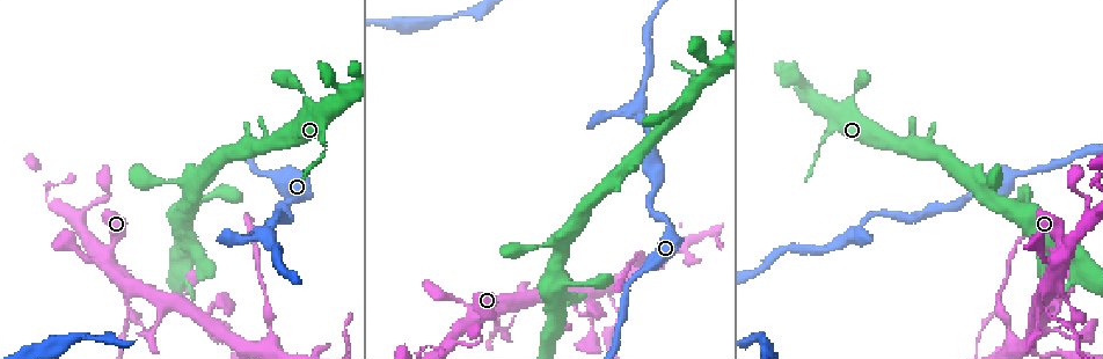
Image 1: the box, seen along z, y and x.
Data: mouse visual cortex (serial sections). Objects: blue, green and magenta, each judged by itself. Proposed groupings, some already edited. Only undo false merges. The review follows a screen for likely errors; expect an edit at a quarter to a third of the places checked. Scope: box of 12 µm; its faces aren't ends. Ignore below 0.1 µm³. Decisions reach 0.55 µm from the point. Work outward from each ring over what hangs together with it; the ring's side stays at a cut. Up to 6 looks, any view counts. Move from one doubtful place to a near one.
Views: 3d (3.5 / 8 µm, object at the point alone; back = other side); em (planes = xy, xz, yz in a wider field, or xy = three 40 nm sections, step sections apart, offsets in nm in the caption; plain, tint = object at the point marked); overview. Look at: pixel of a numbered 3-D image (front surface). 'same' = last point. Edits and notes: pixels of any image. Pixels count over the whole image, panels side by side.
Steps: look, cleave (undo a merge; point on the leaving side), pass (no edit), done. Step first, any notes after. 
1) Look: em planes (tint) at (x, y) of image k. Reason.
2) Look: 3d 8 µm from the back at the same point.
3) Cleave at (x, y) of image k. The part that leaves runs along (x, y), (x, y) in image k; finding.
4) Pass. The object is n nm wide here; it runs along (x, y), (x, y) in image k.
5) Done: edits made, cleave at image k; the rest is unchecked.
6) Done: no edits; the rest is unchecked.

Look: 3d 3.5 µm at (131, 288) of image 1. A fork.

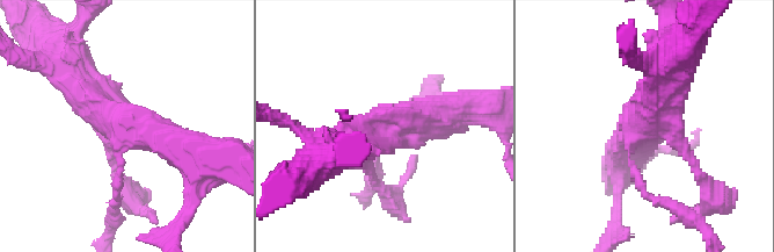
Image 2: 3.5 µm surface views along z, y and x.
Look: em xy step 1 (tint) at (127, 133) of image 2. Now the EM.

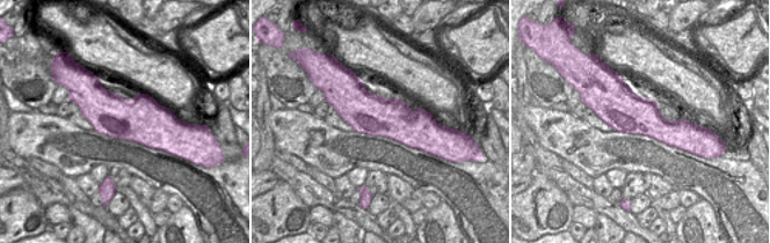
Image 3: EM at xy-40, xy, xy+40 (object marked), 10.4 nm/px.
Cleave at (656, 200) of image 2. The part that leaves runs along (633, 165), (648, 196), (709, 236) in image 2; two cells meet here.

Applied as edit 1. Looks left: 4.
Look: overview. Redraw.

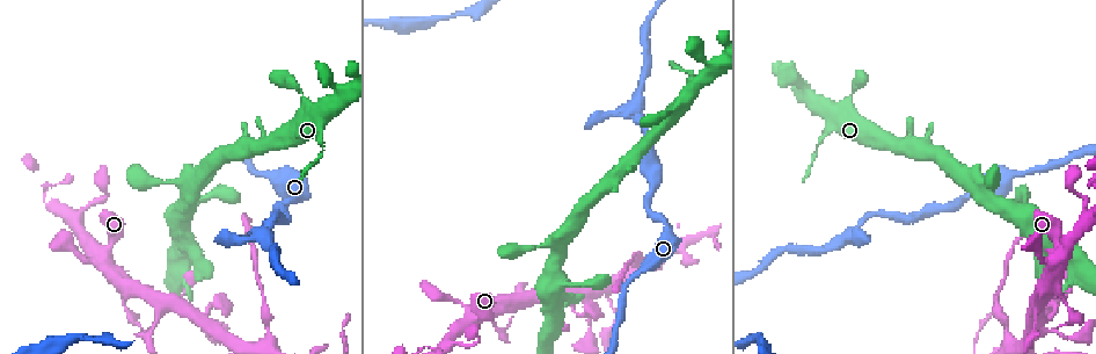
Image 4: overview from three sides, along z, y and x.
Look: 3d 3.5 µm at (215, 328) of image 4. Four arms meet.

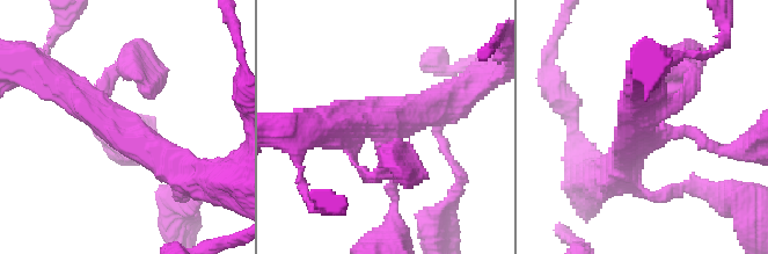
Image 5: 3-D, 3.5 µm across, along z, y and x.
Look: em xy step 1 (tint) at (125, 128) of image 5. 4 arms meet here; the arms are 100, 150, 450, 450 nm wide; need the tissue.

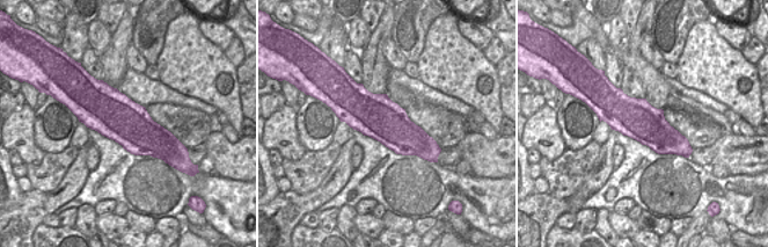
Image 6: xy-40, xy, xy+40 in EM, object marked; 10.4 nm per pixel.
Look: em xy step 5 (tint) at the same point. Cut it another way.

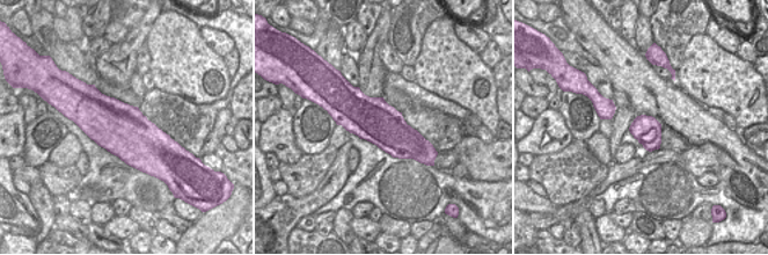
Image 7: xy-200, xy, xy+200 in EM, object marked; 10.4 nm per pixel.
Pass. It runs along (63, 86), (188, 175) in image 5; continuous, no second cell.

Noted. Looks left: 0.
Done: edits made, cleave at image 2; the rest is unchecked.

